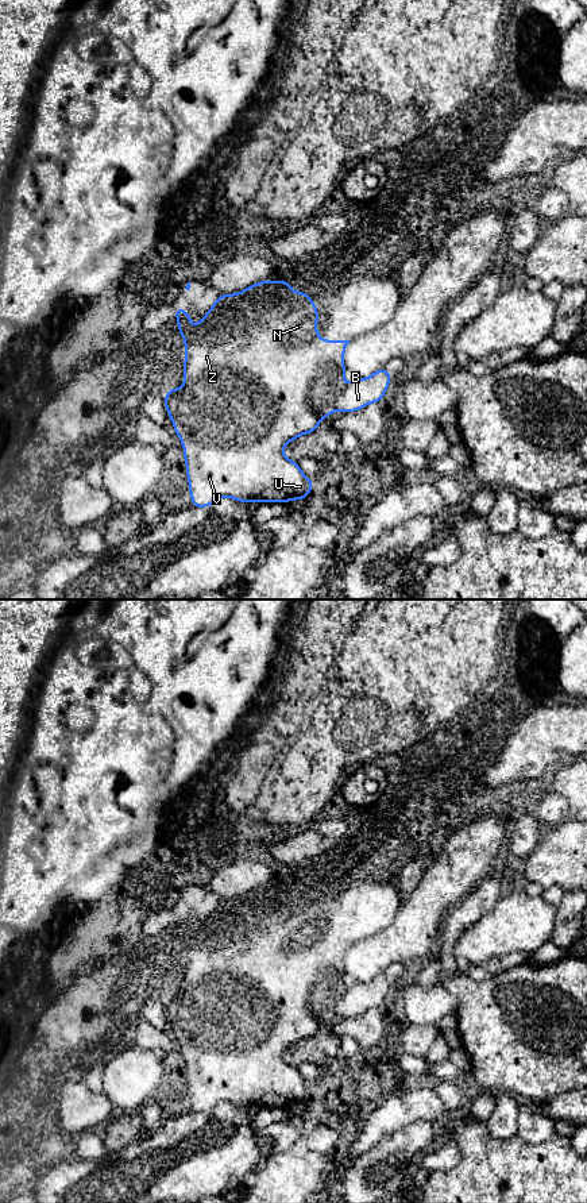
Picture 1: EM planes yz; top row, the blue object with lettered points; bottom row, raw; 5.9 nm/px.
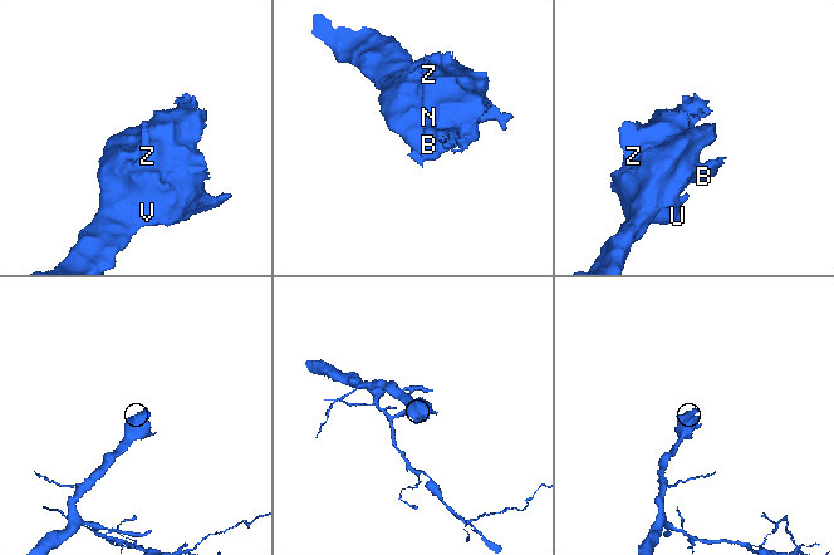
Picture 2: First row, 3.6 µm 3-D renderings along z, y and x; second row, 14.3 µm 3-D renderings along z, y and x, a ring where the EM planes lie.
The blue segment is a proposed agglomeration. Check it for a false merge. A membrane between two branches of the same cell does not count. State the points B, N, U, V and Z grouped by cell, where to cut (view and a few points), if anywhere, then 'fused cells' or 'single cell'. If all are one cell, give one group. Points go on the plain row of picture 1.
groups B / N U V Z; cut yz (347, 990), (333, 1010); fused cells

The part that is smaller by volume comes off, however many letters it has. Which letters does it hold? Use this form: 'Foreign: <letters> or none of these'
Foreign: B

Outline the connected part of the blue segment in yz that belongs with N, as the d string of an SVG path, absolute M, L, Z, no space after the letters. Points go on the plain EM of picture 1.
M260 886L235 899L220 899L204 924L193 933L190 932L190 918L181 910L175 911L178 936L185 945L184 991L169 994L163 1006L165 1013L174 1030L174 1037L184 1049L184 1061L189 1087L189 1098L194 1113L206 1113L221 1102L229 1102L239 1107L289 1107L293 1104L306 1104L314 1088L301 1076L297 1067L283 1060L283 1052L301 1040L306 1040L318 1033L324 1021L335 1018L335 1006L344 995L344 956L350 945L324 945L317 940L317 910L304 897L294 897L287 886Z

